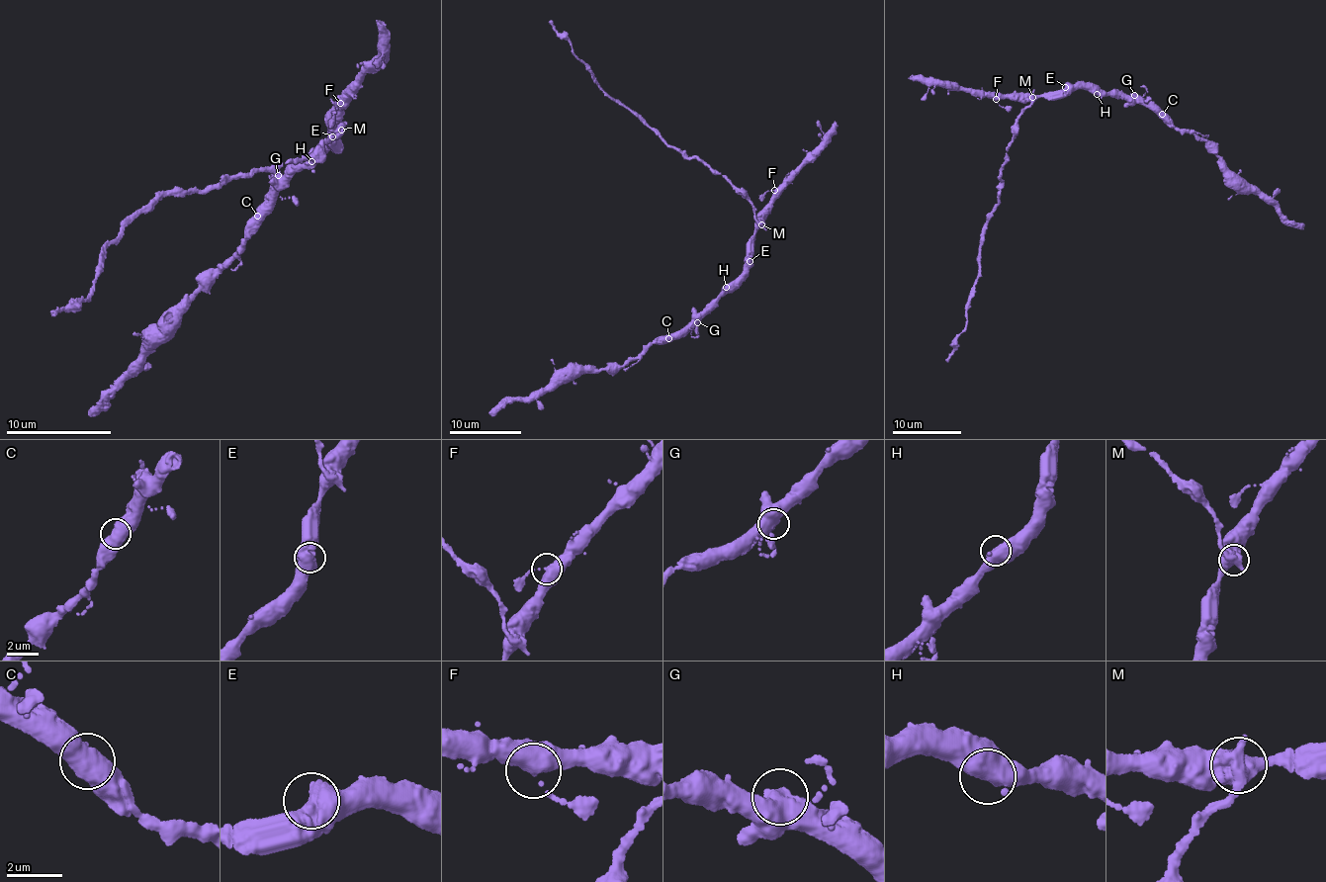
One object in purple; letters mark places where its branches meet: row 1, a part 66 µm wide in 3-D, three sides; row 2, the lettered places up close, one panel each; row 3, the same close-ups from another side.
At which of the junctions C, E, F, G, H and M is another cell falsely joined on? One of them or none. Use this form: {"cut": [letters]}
{"cut": ["M"]}

